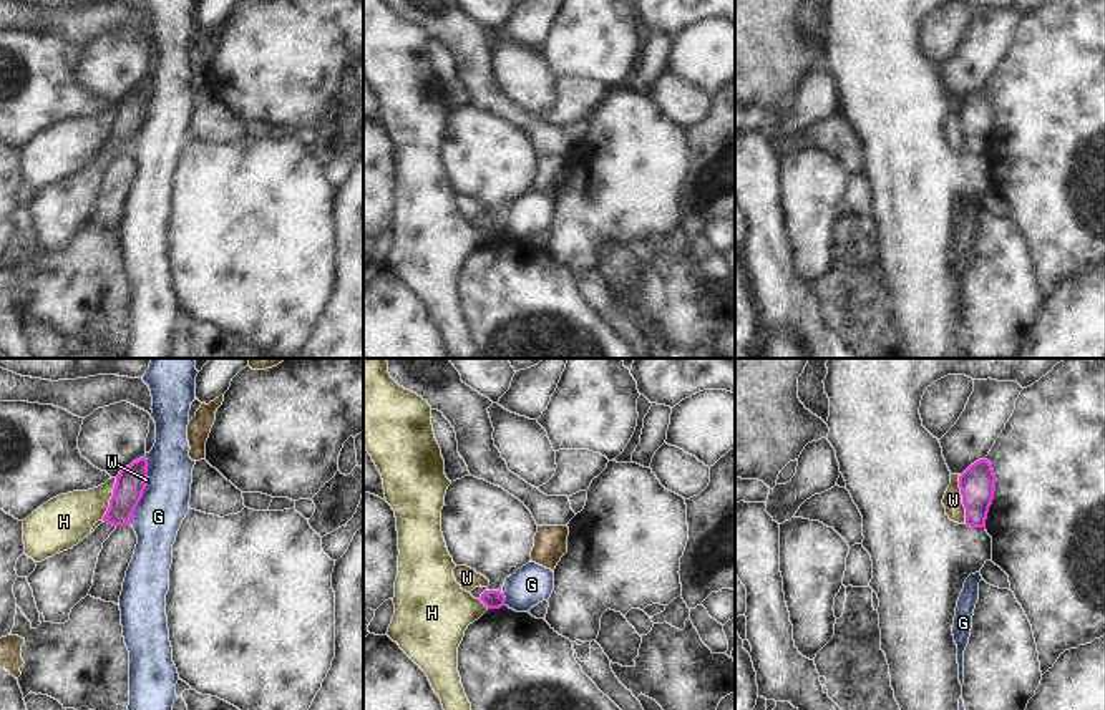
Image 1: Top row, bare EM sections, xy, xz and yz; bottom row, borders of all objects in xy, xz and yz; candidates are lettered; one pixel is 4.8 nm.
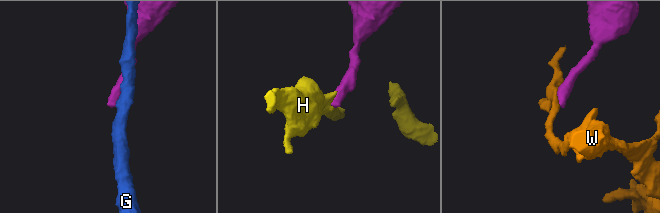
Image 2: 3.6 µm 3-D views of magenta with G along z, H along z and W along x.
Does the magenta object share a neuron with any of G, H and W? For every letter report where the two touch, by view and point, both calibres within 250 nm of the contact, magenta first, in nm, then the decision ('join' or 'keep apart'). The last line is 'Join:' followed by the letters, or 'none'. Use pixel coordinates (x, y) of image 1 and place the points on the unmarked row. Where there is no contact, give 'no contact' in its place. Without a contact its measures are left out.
G: meets magenta in xy at (138, 130); 150 nm thick on the magenta side, 240 nm on the other; keep apart
H: meets magenta in xy at (111, 126); 150 nm thick on the magenta side, 240 nm on the other; keep apart
W: meets magenta in yz at (963, 128); 180 nm thick on the magenta side, 100 nm on the other; keep apart
Join: none

